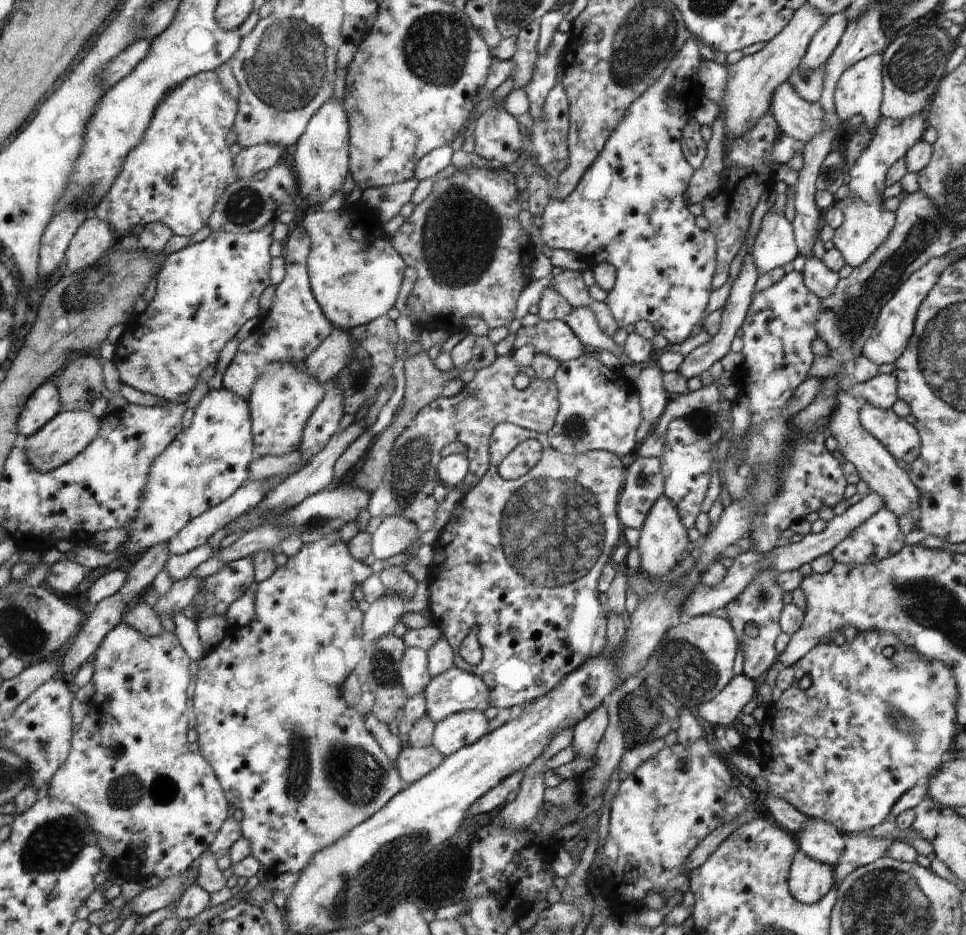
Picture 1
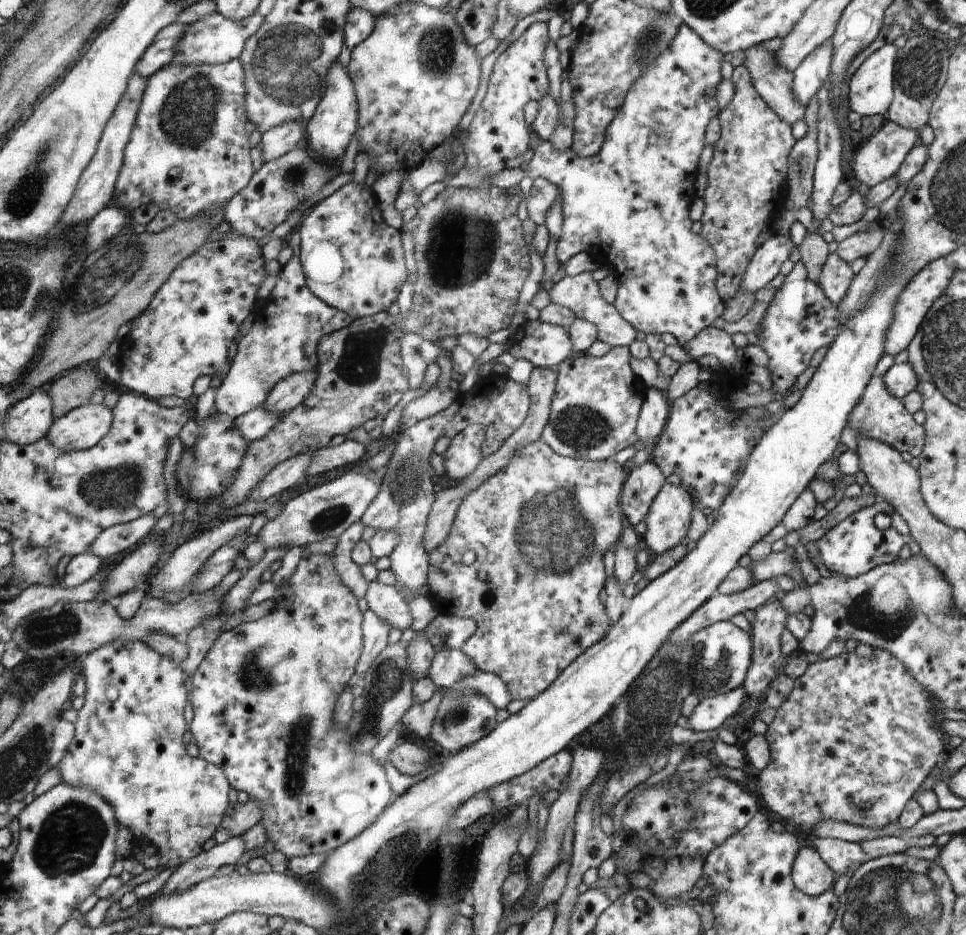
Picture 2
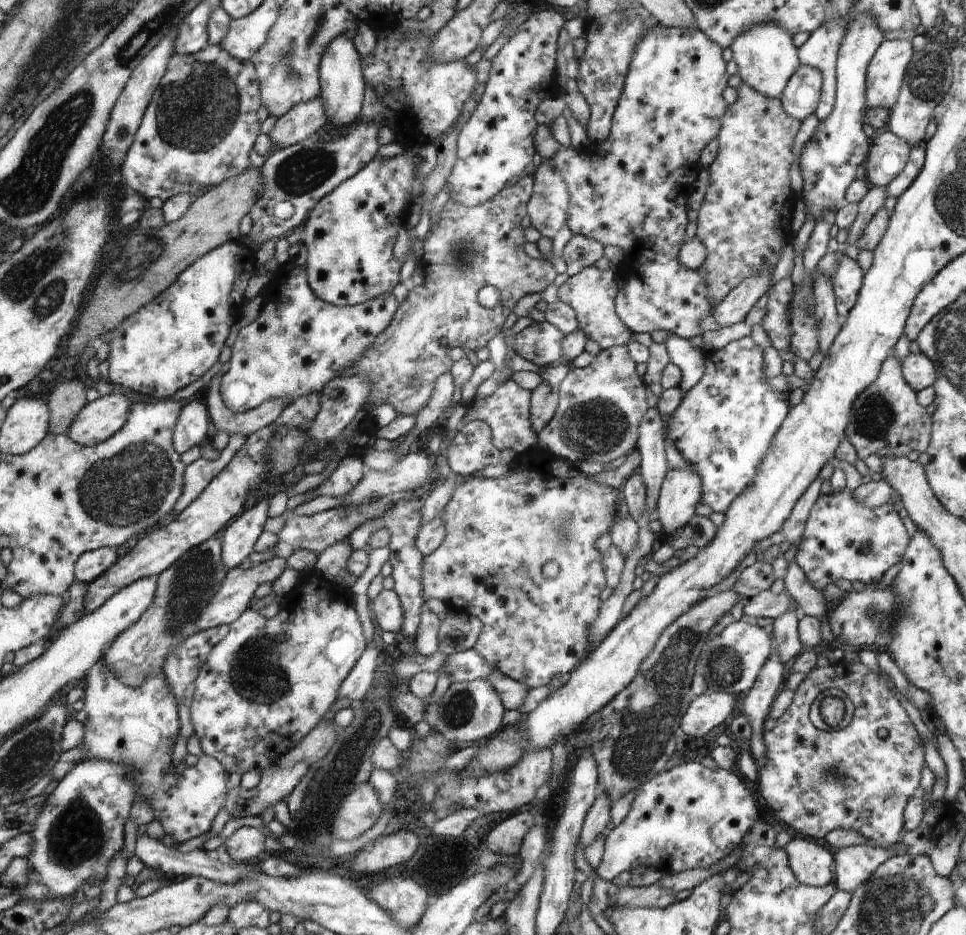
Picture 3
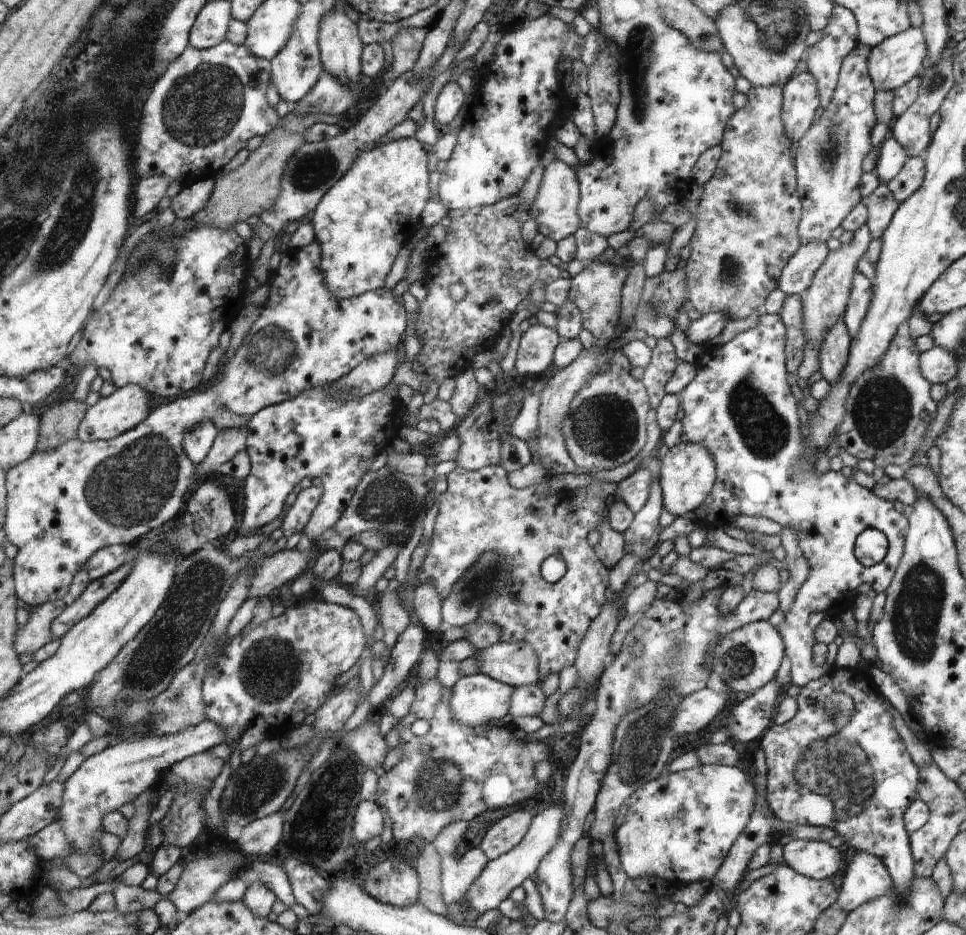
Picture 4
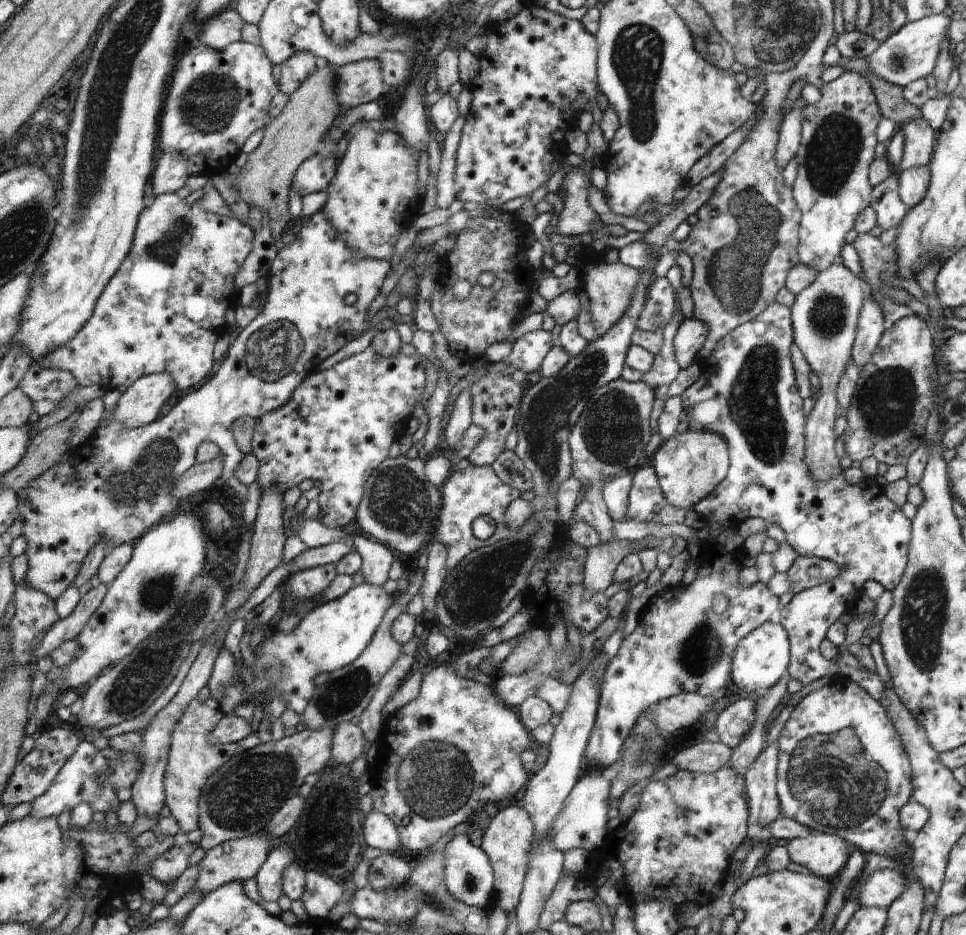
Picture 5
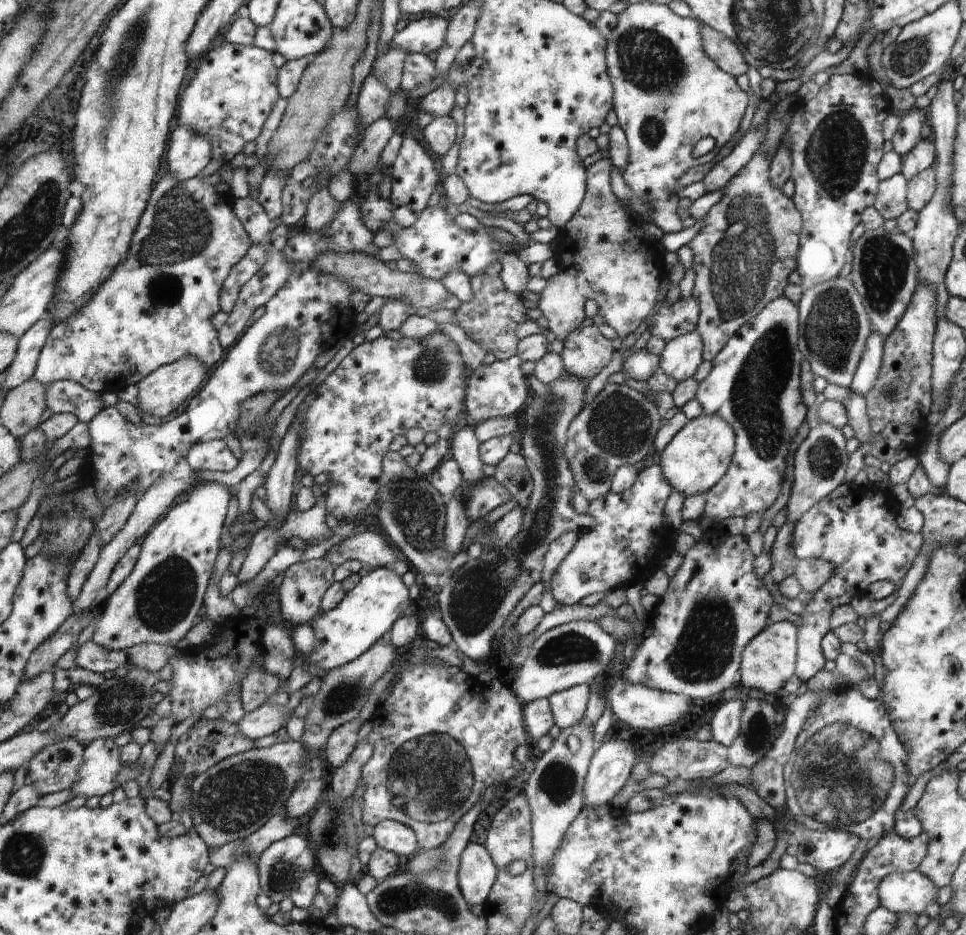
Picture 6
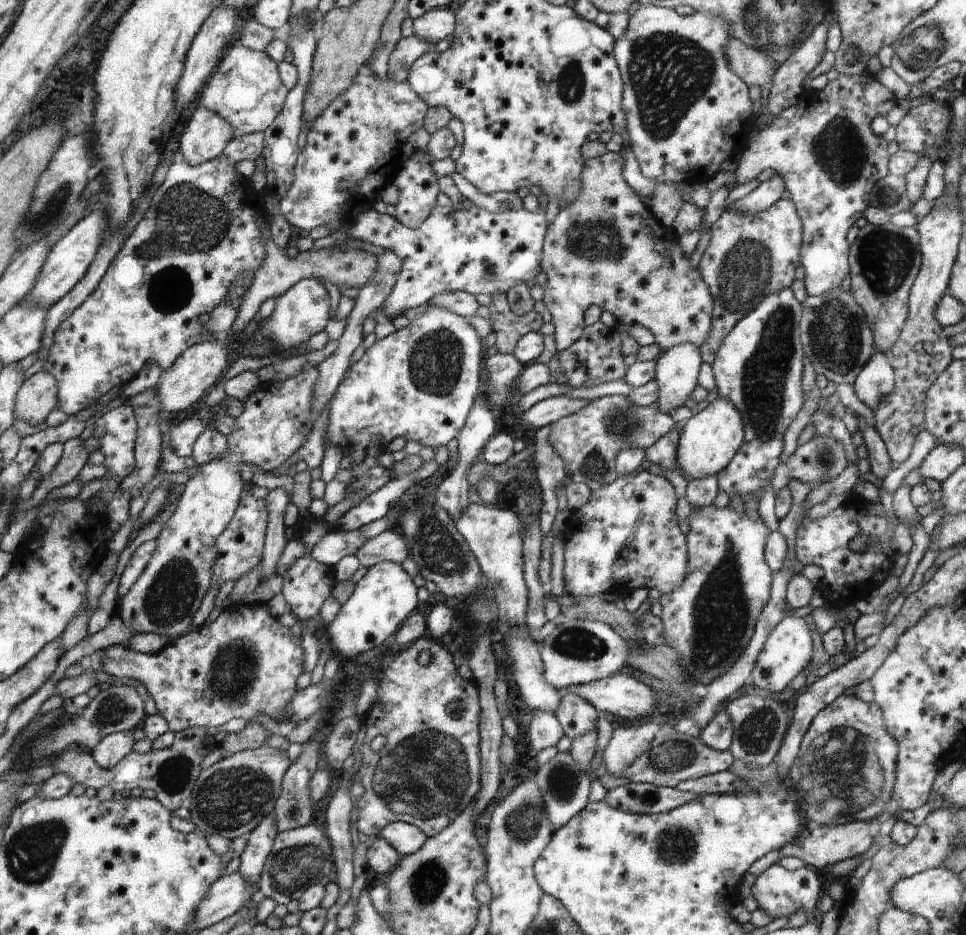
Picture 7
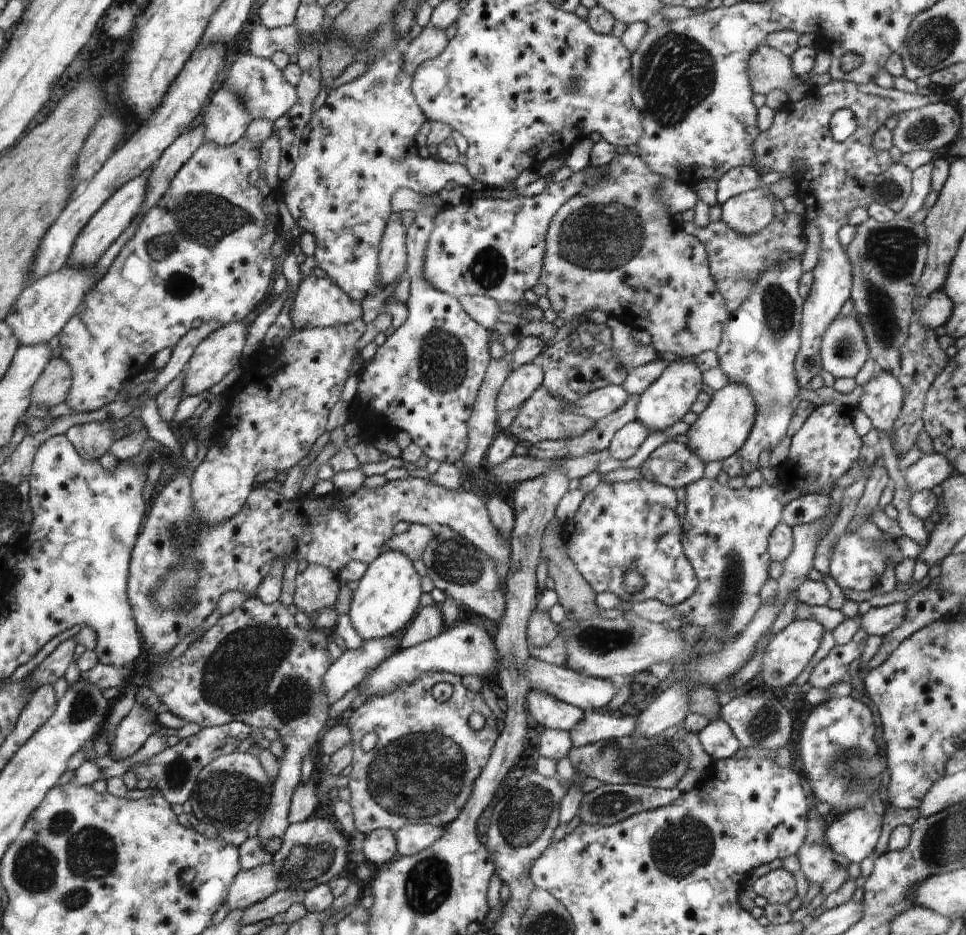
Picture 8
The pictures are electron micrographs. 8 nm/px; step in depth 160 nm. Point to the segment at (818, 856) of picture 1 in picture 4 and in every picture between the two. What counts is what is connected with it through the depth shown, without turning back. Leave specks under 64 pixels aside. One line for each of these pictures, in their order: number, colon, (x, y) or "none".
2: (841, 856)
3: (853, 865)
4: (866, 878)

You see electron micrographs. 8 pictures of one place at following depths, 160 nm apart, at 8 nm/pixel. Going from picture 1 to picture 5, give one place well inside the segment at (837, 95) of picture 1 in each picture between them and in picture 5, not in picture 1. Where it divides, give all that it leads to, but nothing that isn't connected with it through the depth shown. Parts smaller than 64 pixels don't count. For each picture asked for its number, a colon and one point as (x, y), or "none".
2: (870, 87)
3: (886, 69)
4: (896, 60)
5: (910, 53)

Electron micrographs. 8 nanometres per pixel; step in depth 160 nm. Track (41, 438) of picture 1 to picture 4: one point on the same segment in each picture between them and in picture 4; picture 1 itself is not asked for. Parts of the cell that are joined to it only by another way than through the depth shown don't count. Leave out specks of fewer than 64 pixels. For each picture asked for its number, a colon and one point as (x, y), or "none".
2: (83, 427)
3: (101, 418)
4: (126, 407)

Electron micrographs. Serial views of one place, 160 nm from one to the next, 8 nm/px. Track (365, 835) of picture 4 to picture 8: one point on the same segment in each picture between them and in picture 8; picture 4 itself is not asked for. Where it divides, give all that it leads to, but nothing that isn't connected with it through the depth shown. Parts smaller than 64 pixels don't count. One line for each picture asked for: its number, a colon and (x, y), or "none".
5: (380, 832)
6: (395, 837)
7: (405, 838)
8: (413, 838)

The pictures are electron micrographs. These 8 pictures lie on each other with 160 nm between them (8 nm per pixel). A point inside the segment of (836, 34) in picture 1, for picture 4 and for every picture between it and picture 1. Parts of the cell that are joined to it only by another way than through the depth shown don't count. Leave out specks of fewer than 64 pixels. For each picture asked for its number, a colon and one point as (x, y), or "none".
2: (812, 72)
3: (801, 95)
4: (801, 97)

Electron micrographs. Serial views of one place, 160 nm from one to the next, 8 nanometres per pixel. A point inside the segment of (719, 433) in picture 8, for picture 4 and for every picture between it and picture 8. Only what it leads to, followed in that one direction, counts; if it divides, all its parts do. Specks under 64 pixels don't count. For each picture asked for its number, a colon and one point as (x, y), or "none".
4: (687, 474)
5: (690, 465)
6: (698, 457)
7: (708, 440)

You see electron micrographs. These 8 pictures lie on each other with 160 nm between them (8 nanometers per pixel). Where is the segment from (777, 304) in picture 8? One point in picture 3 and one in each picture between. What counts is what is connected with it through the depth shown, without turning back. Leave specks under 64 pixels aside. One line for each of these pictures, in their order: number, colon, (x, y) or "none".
3: (725, 423)
4: (739, 407)
5: (747, 393)
6: (754, 384)
7: (758, 368)

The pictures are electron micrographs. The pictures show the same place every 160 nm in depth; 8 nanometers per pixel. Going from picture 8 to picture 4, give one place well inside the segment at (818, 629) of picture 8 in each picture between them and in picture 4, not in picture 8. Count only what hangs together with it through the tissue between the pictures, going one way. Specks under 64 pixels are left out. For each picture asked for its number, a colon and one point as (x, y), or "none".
4: (747, 658)
5: (762, 657)
6: (769, 661)
7: (788, 649)

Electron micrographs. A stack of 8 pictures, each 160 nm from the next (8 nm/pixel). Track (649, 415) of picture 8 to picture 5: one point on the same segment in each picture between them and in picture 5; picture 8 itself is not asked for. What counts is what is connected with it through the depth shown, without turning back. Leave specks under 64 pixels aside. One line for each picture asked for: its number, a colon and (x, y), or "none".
5: (691, 334)
6: (681, 357)
7: (676, 374)

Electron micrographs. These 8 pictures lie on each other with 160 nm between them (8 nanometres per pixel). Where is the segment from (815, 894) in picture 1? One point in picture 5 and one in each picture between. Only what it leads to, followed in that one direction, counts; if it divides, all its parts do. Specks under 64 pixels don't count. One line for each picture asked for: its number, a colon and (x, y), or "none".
2: (811, 875)
3: (813, 865)
4: (814, 859)
5: (825, 855)

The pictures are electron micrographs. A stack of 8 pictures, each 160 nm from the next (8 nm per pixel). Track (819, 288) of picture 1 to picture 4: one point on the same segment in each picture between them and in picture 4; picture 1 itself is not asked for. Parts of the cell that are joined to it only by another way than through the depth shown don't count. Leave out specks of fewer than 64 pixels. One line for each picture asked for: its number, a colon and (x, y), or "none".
2: (835, 276)
3: (847, 279)
4: (861, 292)

